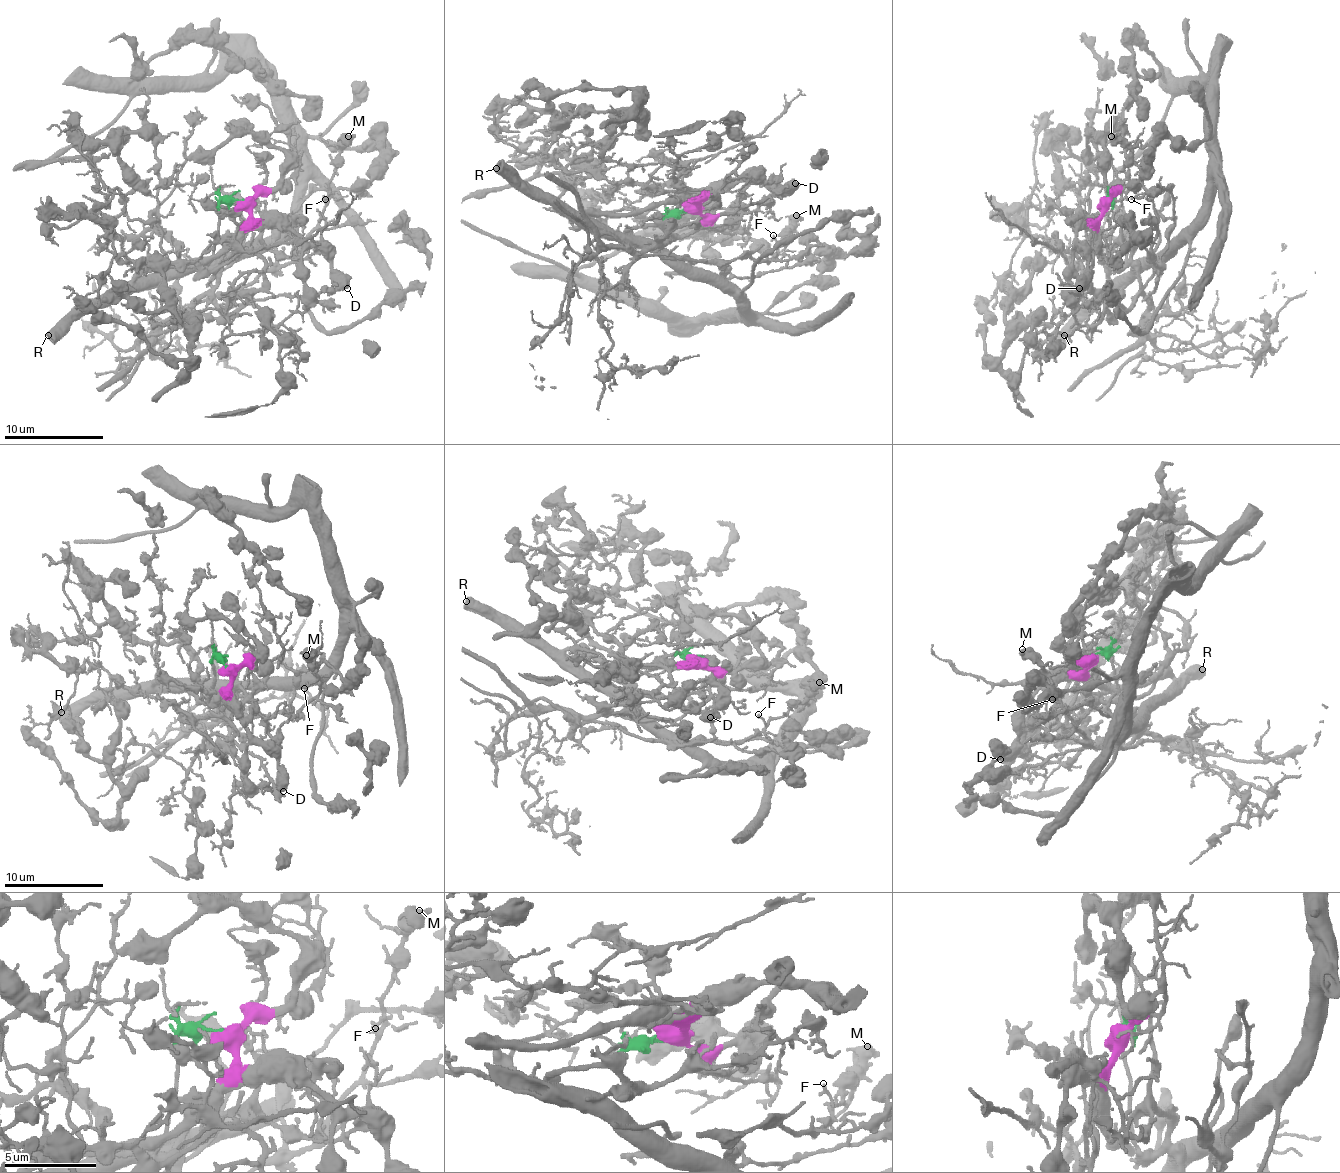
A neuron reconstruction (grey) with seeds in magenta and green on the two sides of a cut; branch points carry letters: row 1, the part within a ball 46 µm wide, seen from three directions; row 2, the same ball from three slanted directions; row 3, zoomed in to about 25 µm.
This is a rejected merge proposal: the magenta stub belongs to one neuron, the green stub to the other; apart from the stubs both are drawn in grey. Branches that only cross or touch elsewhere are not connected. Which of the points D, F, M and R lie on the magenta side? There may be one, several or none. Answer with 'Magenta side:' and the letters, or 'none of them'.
Magenta side: D, R

